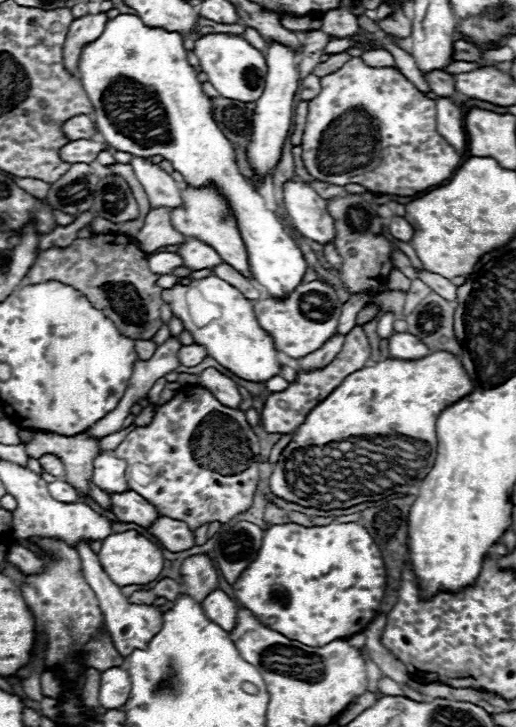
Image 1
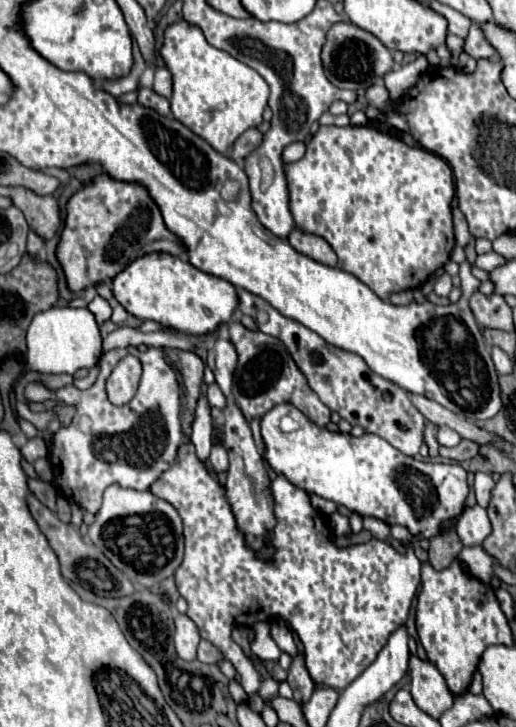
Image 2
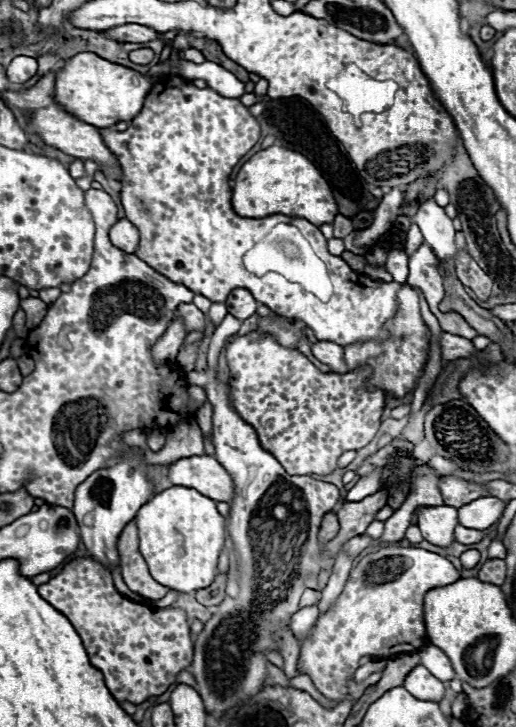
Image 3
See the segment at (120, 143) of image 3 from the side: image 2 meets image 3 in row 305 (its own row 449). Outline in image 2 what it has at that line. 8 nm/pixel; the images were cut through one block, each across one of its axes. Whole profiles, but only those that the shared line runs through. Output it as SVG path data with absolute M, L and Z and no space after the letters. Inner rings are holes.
M278 404L270 412L266 412L260 420L260 432L264 440L264 460L270 464L270 468L276 474L286 476L286 480L300 490L306 490L308 494L318 494L320 498L332 500L340 506L346 506L352 512L358 512L360 516L374 516L384 520L386 524L400 524L406 526L414 542L418 538L430 538L440 534L438 524L448 518L456 518L464 510L464 500L468 496L468 484L466 484L466 470L460 464L432 464L432 462L420 462L410 456L404 456L400 450L390 446L384 438L376 434L366 434L360 438L354 438L350 434L342 432L328 432L314 422L310 422L296 406L290 404ZM280 416L290 416L294 422L298 422L300 430L292 434L280 432Z

